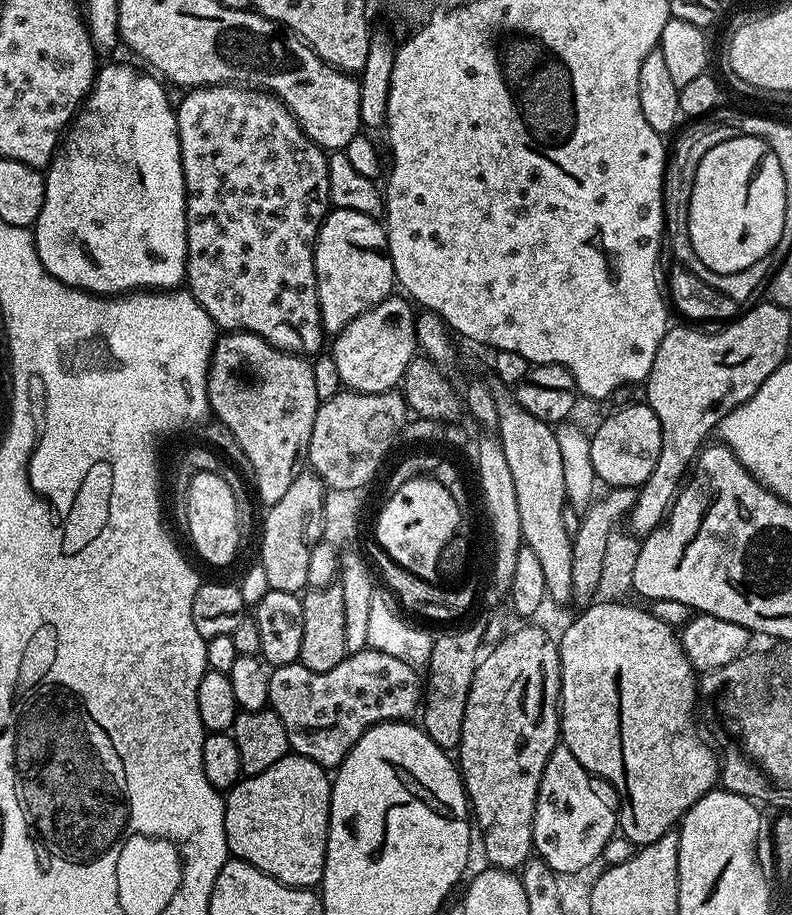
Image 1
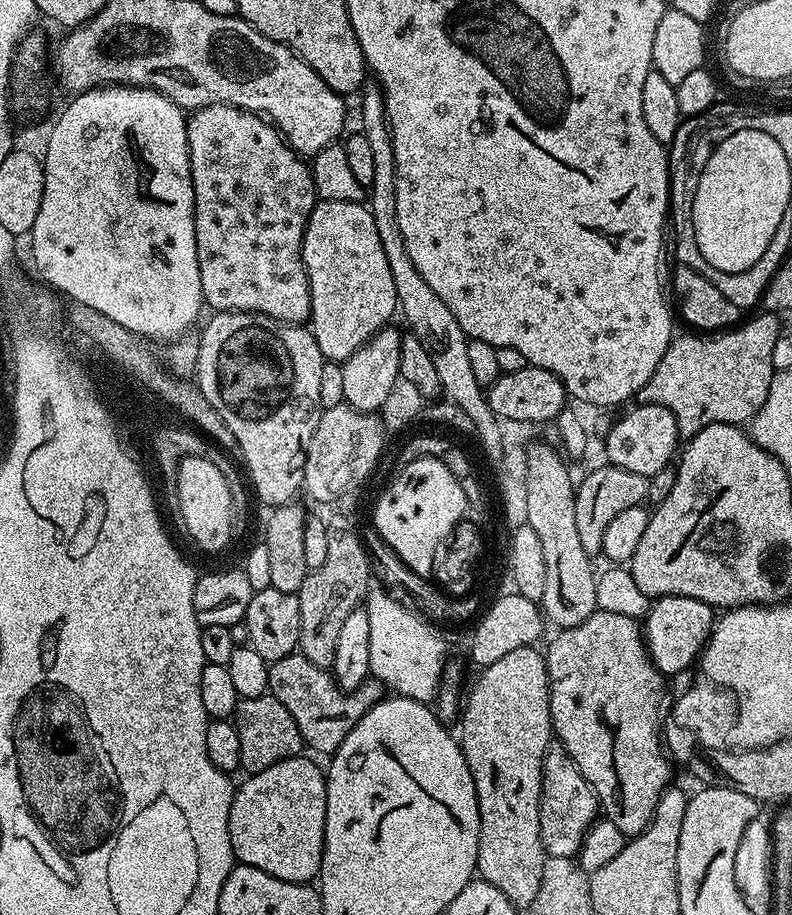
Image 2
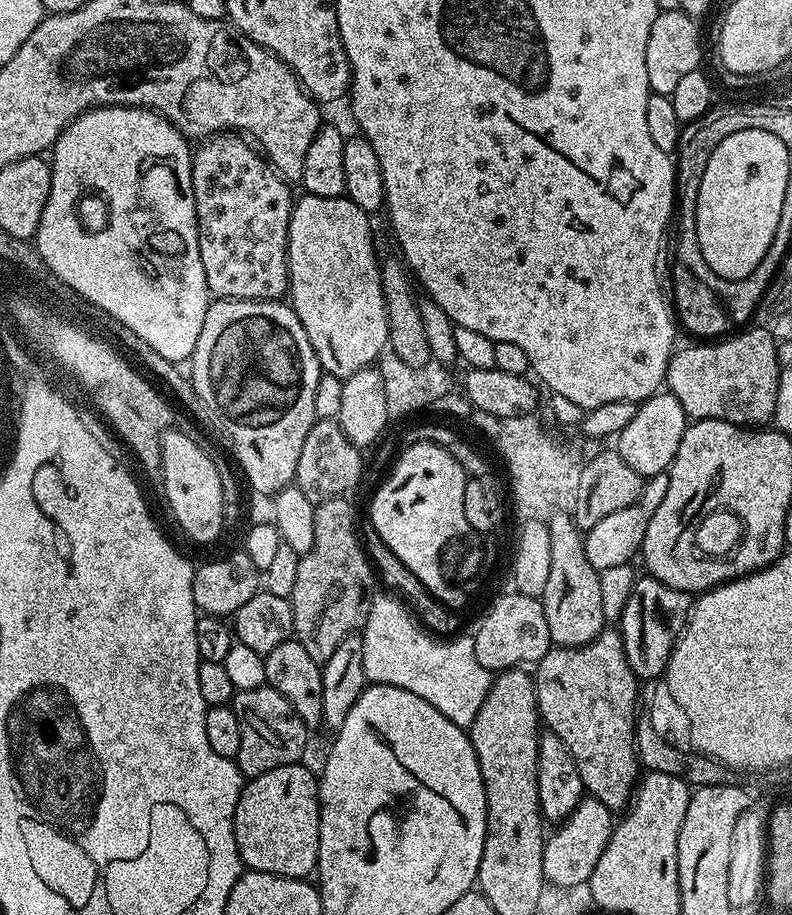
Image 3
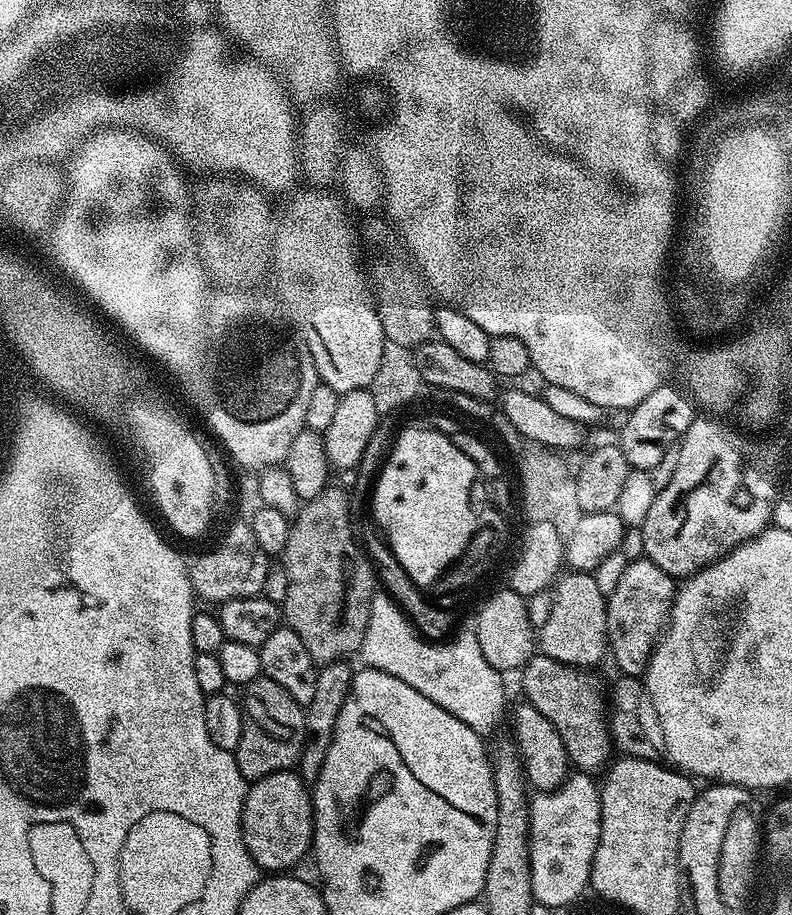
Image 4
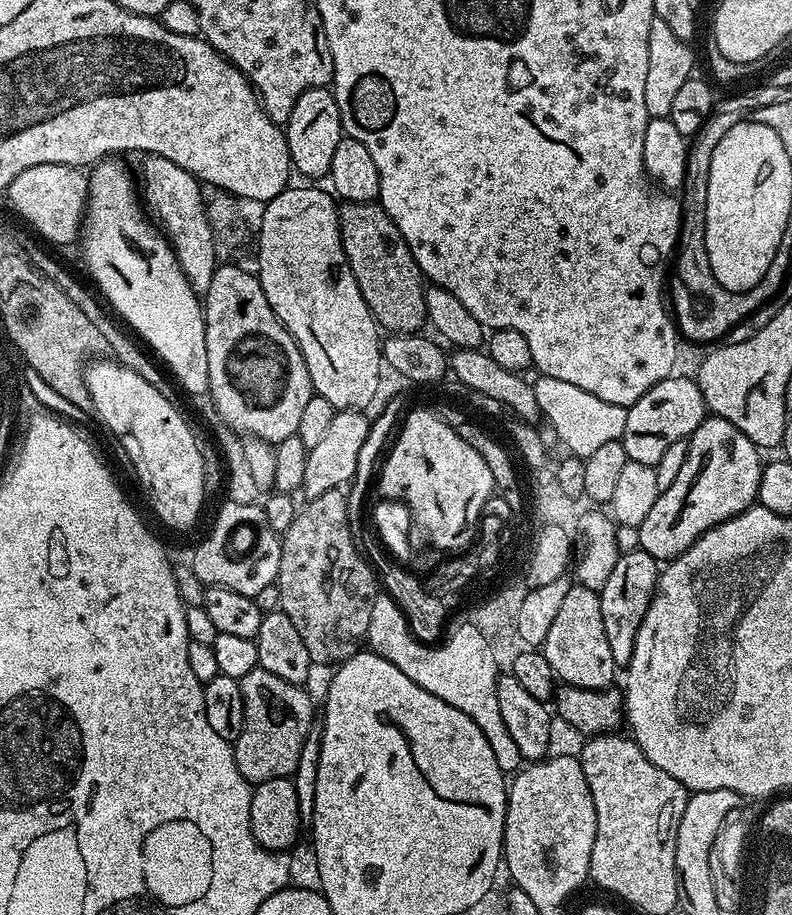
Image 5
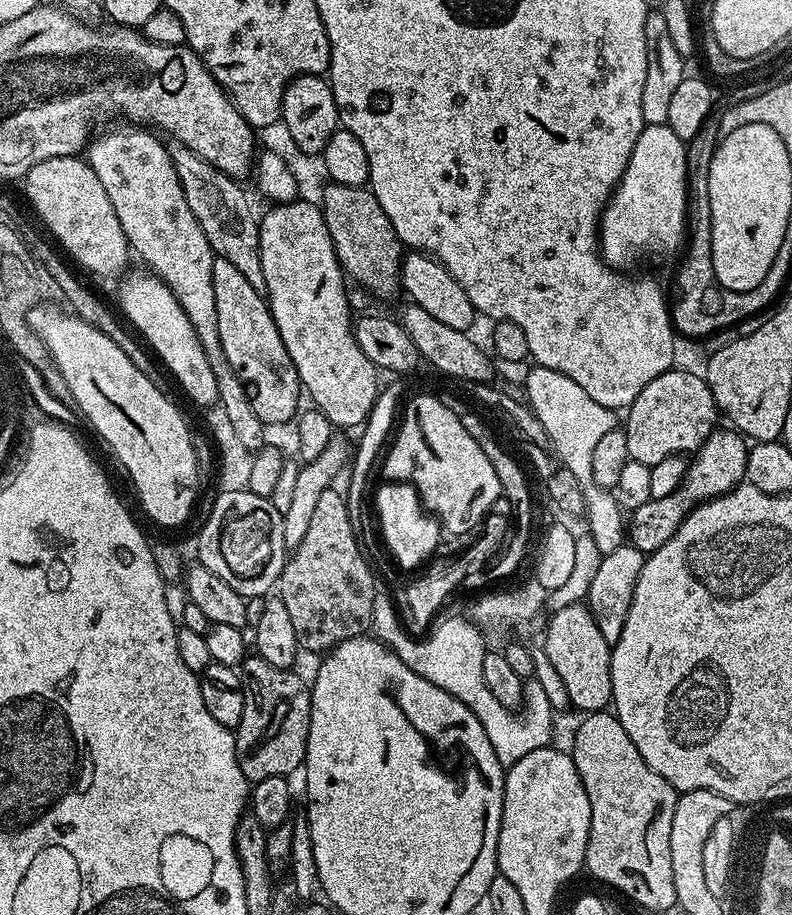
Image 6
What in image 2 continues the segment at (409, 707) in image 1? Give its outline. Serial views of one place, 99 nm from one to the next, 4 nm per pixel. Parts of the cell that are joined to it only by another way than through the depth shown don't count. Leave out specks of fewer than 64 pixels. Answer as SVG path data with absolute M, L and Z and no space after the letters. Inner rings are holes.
M299 654L287 656L268 666L268 692L274 698L278 698L278 702L282 702L282 706L286 706L286 710L290 712L290 718L294 718L294 726L298 726L298 730L302 734L305 745L309 749L312 747L316 752L325 752L325 754L336 752L338 746L342 746L346 734L350 734L350 730L354 730L356 723L380 701L382 698L380 691L382 691L380 681L368 678L352 692L343 692L336 685L336 680L329 669L314 666L314 662L310 662L305 656Z

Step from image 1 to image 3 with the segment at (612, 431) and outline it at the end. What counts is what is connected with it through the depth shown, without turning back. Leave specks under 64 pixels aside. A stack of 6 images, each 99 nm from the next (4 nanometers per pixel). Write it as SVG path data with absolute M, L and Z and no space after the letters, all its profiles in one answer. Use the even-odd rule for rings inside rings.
M661 390L639 405L634 418L619 433L620 456L626 466L638 470L642 477L651 478L667 473L674 454L678 454L682 434L688 429L689 423L688 415L682 410L682 402L678 402L678 398L674 398L671 392Z

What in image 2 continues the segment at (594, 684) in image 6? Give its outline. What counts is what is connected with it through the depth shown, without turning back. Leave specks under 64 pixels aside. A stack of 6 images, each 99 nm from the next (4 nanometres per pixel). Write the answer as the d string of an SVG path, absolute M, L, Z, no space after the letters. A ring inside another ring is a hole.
M536 444L527 449L528 476L525 480L528 524L538 534L538 542L542 542L542 554L546 557L546 590L542 594L539 603L542 605L542 612L549 621L556 623L557 629L573 628L590 614L598 611L596 605L596 581L597 573L592 573L593 557L582 550L582 542L578 539L578 526L574 523L574 502L576 501L576 489L574 479L568 473L564 465L565 457L559 451L555 452L548 444Z

